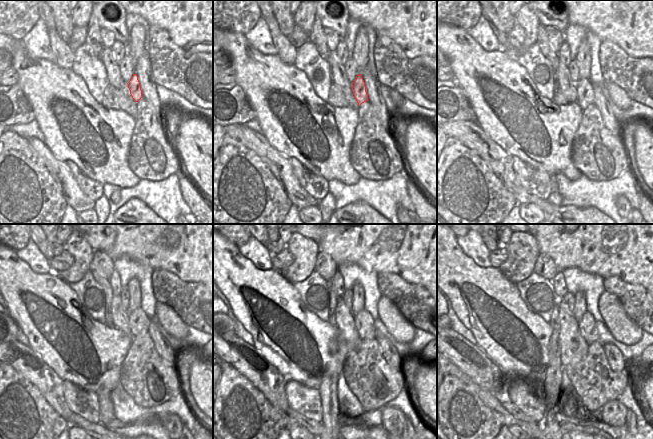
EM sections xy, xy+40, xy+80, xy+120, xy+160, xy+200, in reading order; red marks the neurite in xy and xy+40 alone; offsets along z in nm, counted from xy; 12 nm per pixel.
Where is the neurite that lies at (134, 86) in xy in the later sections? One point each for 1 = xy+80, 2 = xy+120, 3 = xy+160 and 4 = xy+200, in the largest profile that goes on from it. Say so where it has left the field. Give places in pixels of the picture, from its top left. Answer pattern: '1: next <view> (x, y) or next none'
1: next xy+80 (585, 95)
2: next xy+120 (139, 322)
3: next xy+160 (363, 321)
4: next xy+200 (587, 324)

